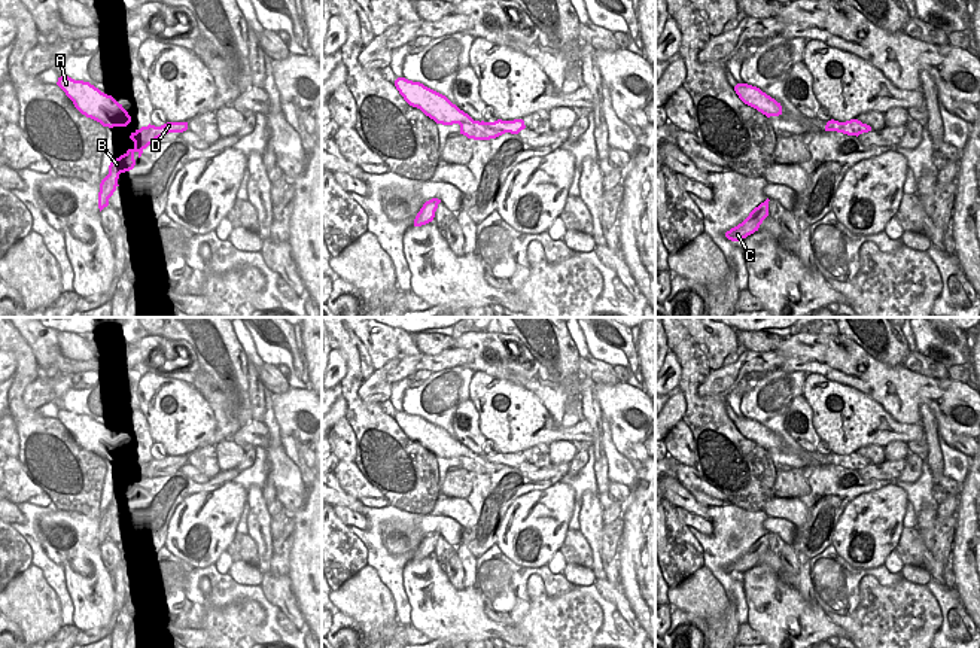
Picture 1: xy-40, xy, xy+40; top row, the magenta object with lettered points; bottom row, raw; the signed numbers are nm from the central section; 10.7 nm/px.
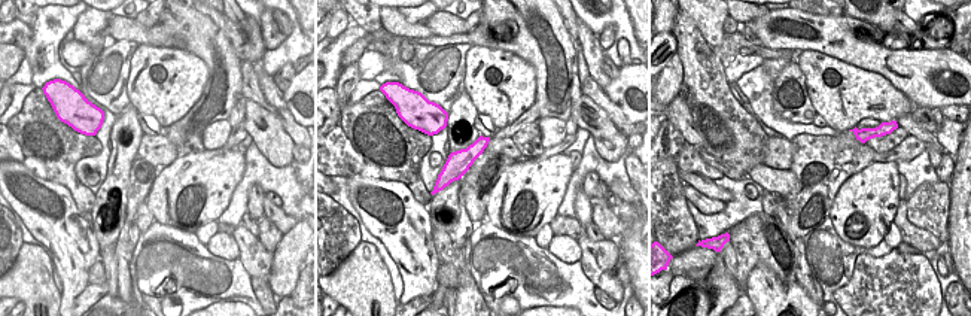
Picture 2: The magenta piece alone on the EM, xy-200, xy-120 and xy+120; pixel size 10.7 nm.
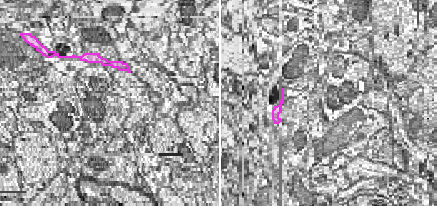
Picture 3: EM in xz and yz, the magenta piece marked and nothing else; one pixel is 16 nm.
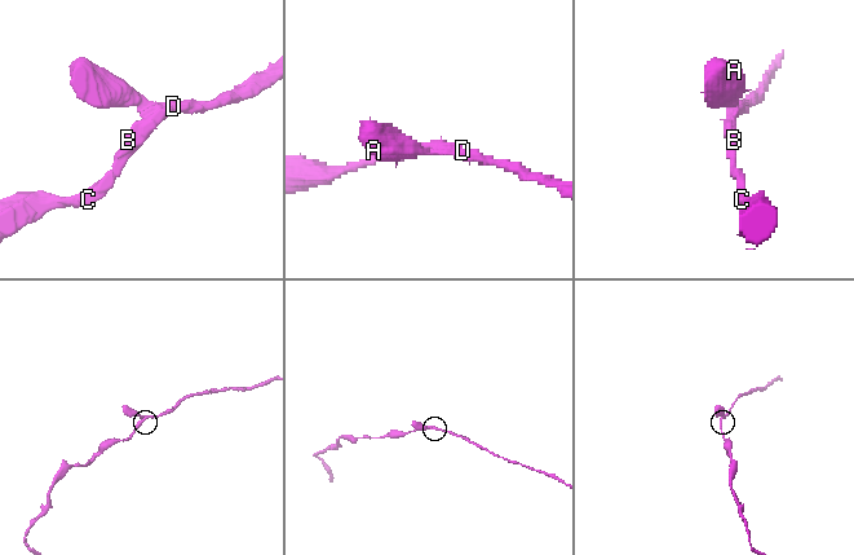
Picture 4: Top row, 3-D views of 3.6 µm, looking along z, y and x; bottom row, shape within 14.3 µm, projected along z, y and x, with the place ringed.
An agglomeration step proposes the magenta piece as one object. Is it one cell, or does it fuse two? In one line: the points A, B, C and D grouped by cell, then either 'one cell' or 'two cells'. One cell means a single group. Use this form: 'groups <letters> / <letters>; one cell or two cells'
groups A / B C D; two cells

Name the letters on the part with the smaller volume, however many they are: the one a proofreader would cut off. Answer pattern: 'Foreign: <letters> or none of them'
Foreign: A

